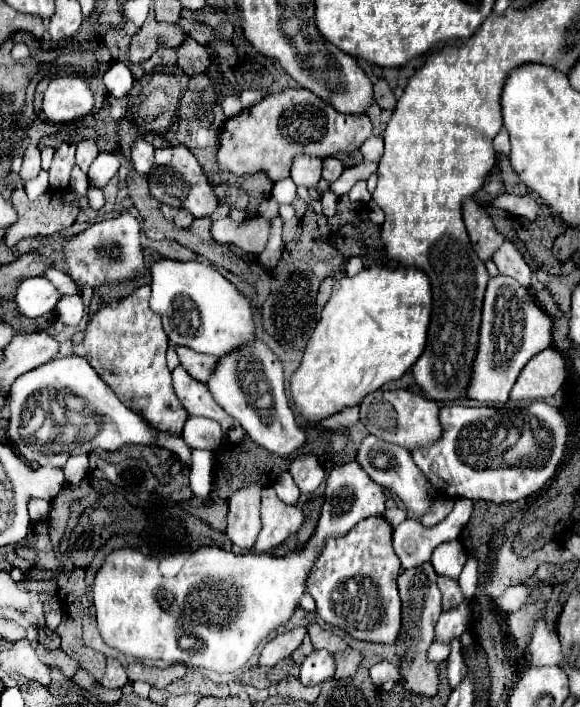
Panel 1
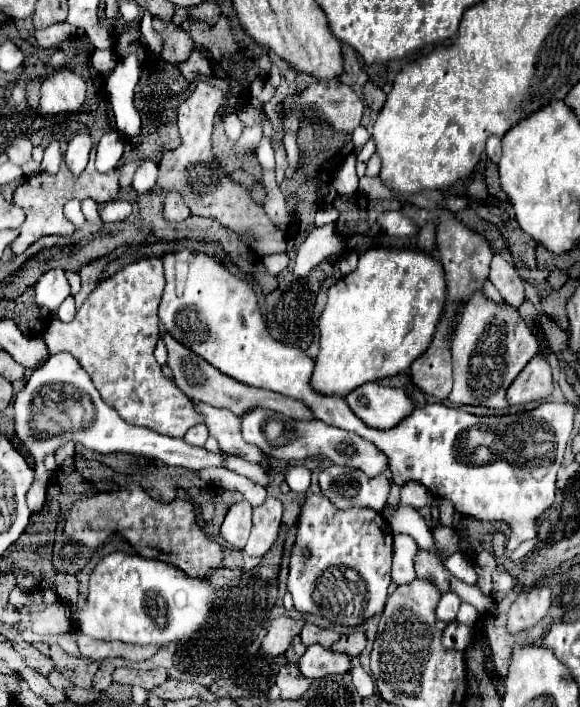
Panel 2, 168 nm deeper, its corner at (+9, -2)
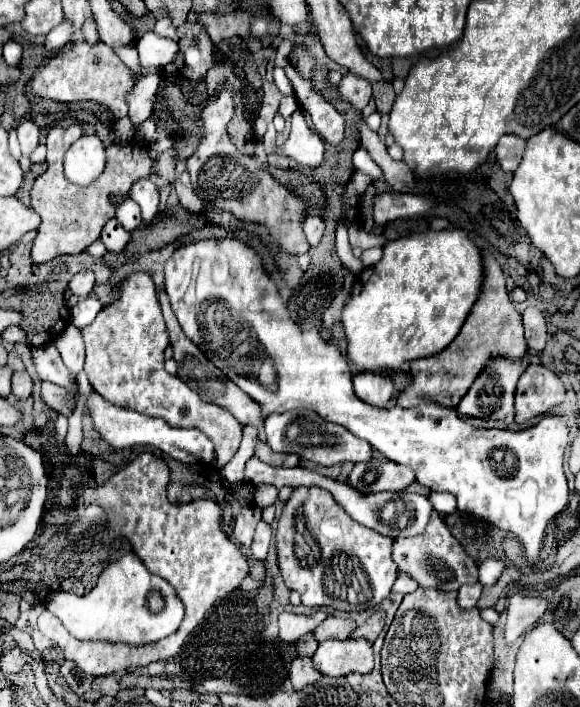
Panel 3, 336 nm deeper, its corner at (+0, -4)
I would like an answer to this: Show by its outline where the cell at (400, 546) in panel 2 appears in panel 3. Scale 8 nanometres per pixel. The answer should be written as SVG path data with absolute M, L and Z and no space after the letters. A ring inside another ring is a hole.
M399 576L397 578L397 582L395 582L395 586L393 586L393 592L399 592L399 594L409 594L409 592L415 592L419 586L417 586L417 582L413 580L413 578L409 578L409 576Z

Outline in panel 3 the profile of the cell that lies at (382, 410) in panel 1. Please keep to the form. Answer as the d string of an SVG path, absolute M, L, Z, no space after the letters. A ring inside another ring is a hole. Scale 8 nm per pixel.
M357 372L353 376L355 394L371 406L387 406L393 398L393 382L379 372Z

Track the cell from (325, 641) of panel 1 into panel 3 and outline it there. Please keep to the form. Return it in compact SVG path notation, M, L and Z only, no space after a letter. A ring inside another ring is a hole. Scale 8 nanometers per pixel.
M329 616L325 622L321 622L315 628L315 638L319 642L325 642L329 638L337 638L337 640L345 640L349 638L349 634L355 630L355 622L351 618L343 618L343 616Z

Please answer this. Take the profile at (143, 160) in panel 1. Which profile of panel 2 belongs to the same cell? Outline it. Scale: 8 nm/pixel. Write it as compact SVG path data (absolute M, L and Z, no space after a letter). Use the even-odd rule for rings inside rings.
M142 160L142 164L138 166L132 186L138 194L146 194L154 188L156 184L156 176L158 176L158 164L154 160Z

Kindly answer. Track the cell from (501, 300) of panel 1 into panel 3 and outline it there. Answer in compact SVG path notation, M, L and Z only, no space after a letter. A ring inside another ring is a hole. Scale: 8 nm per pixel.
M491 360L489 368L477 376L473 382L473 388L461 398L461 406L457 406L459 416L475 416L475 418L489 418L489 420L501 420L511 424L513 422L513 396L515 386L523 370L529 366L529 360Z

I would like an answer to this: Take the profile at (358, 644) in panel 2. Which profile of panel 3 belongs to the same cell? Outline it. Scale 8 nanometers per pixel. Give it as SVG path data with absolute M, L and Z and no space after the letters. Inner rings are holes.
M379 610L379 612L375 612L363 626L355 628L353 634L351 634L351 638L361 638L361 636L365 636L365 638L369 638L369 642L375 642L377 636L381 634L381 630L383 630L383 624L385 624L385 612Z

